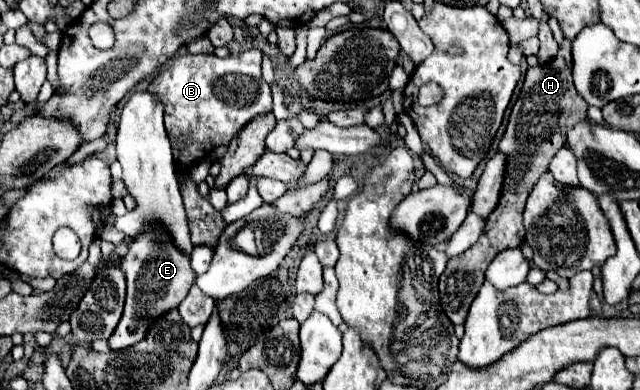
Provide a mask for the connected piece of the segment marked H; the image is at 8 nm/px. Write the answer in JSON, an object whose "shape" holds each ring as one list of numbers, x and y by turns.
{"shape":[[565,39,559,47,559,53,547,61,539,63,537,67,529,67,523,89,519,93,517,103,513,105,507,131,499,143,499,151,505,155,505,179,499,203,495,211,489,215,485,231,481,233,479,241,467,249,461,257,453,257,447,263,447,269,443,271,439,279,439,295,441,295,441,307,445,309,445,315,451,319,453,325,465,323,465,313,469,311,469,305,473,303,473,297,479,293,479,287,485,279,485,271,489,263,495,259,497,253,509,247,519,247,525,237,523,229,523,209,525,201,535,185,535,181,547,171,549,161,553,155,565,145,567,129,573,127,581,117,587,115,585,99,579,97,573,77,571,77,571,41]]}

